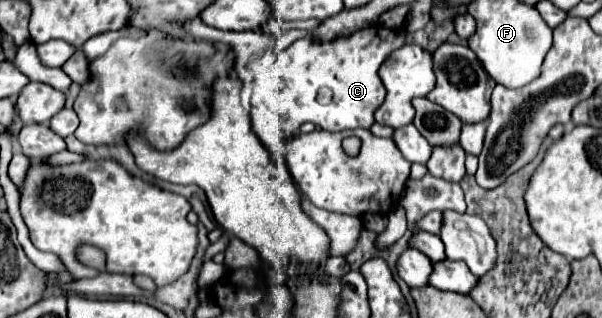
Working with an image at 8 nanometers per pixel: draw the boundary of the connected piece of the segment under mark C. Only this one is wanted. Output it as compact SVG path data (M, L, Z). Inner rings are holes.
M374 24L366 30L336 38L332 42L312 42L308 38L296 40L276 58L270 76L254 78L252 92L252 126L260 124L296 124L296 126L260 126L260 142L270 152L272 160L284 164L284 142L292 138L300 124L312 122L328 132L342 132L350 128L370 128L374 124L374 110L386 96L382 80L378 76L380 64L386 54L404 46L404 32L398 34L382 24Z

